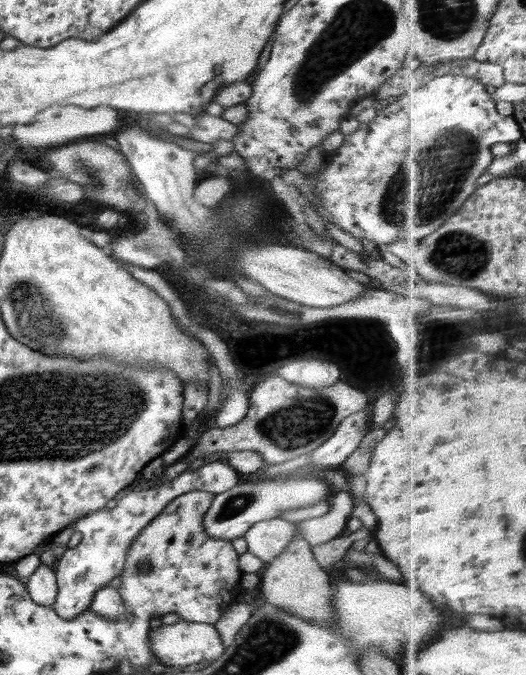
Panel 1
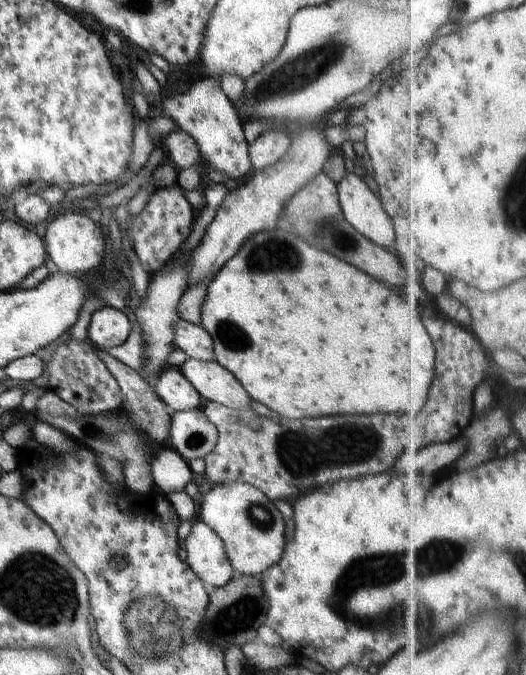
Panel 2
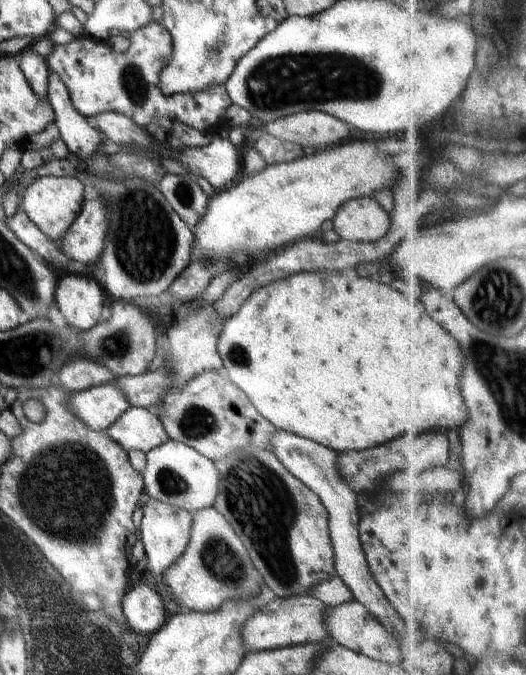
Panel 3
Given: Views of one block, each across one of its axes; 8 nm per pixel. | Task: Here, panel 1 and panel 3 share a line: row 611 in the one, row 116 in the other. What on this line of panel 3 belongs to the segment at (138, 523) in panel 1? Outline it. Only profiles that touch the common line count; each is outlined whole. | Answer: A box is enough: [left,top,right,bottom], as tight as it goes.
[47,74,194,302]

